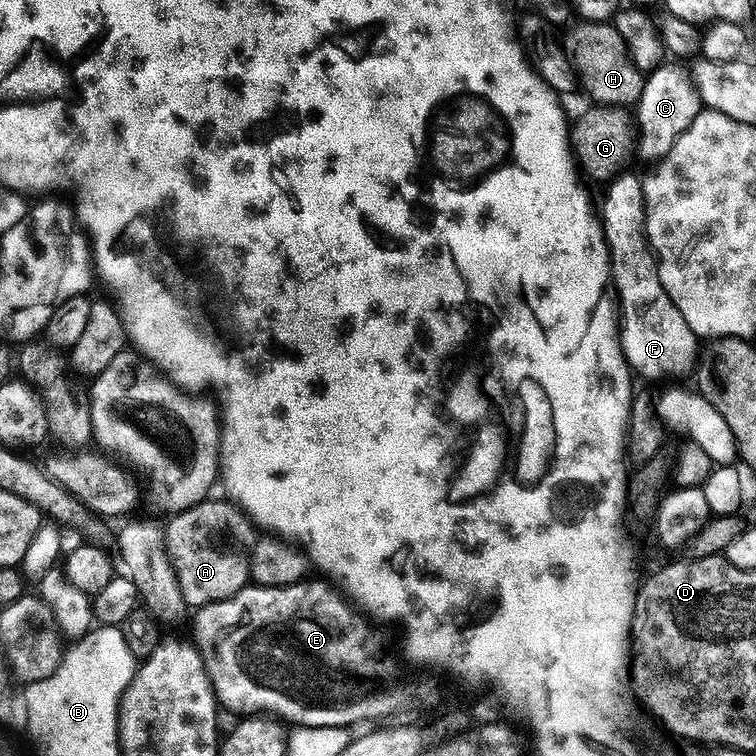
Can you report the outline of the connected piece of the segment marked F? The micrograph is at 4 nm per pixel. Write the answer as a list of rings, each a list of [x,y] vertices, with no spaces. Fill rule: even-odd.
[[[621,174],[607,185],[608,193],[604,196],[604,212],[602,223],[604,236],[608,239],[608,252],[612,255],[612,279],[615,295],[618,297],[618,331],[620,344],[624,347],[624,357],[628,366],[637,377],[645,376],[648,380],[664,380],[667,376],[684,376],[693,371],[698,363],[698,337],[690,326],[686,326],[686,318],[670,302],[670,294],[660,281],[660,266],[652,245],[648,243],[648,235],[644,232],[644,185],[641,177]]]

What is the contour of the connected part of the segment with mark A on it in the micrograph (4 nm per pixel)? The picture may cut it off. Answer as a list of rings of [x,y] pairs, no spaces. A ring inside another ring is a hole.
[[[197,504],[184,512],[175,513],[169,520],[172,521],[163,525],[165,546],[182,590],[182,598],[186,598],[189,609],[199,610],[205,604],[225,600],[244,589],[250,580],[247,559],[220,549],[215,528],[200,524],[200,508]]]

